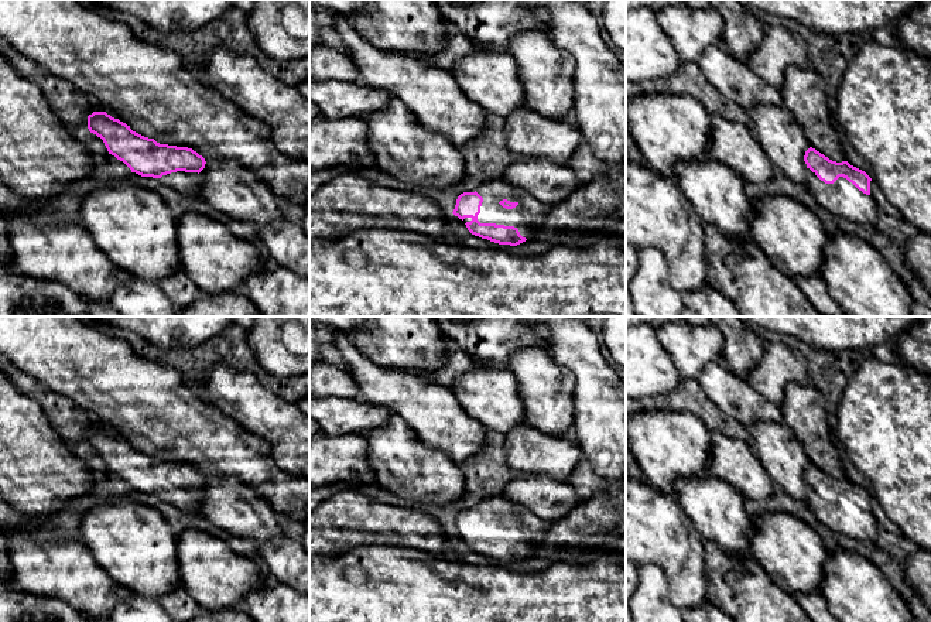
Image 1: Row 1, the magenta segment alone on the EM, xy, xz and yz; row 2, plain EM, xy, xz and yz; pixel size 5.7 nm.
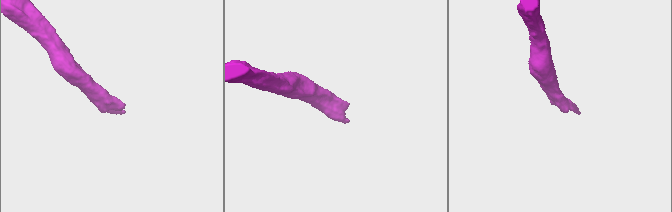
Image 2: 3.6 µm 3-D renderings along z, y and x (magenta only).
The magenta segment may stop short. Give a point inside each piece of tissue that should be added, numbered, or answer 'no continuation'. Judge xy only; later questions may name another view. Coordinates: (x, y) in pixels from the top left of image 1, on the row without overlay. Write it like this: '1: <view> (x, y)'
1: xy (184, 499)

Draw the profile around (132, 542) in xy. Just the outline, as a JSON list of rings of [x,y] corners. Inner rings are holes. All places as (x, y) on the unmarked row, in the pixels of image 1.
[[[127,496],[85,513],[81,537],[109,577],[129,592],[158,599],[181,587],[177,533],[161,513]]]

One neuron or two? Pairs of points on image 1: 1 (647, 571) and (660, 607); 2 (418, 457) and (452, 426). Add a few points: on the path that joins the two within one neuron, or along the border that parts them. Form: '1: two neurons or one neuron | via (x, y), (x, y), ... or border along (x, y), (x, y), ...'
1: one neuron | via (651, 580), (651, 598)
2: two neurons | border along (406, 423), (425, 444), (445, 451), (458, 462)

